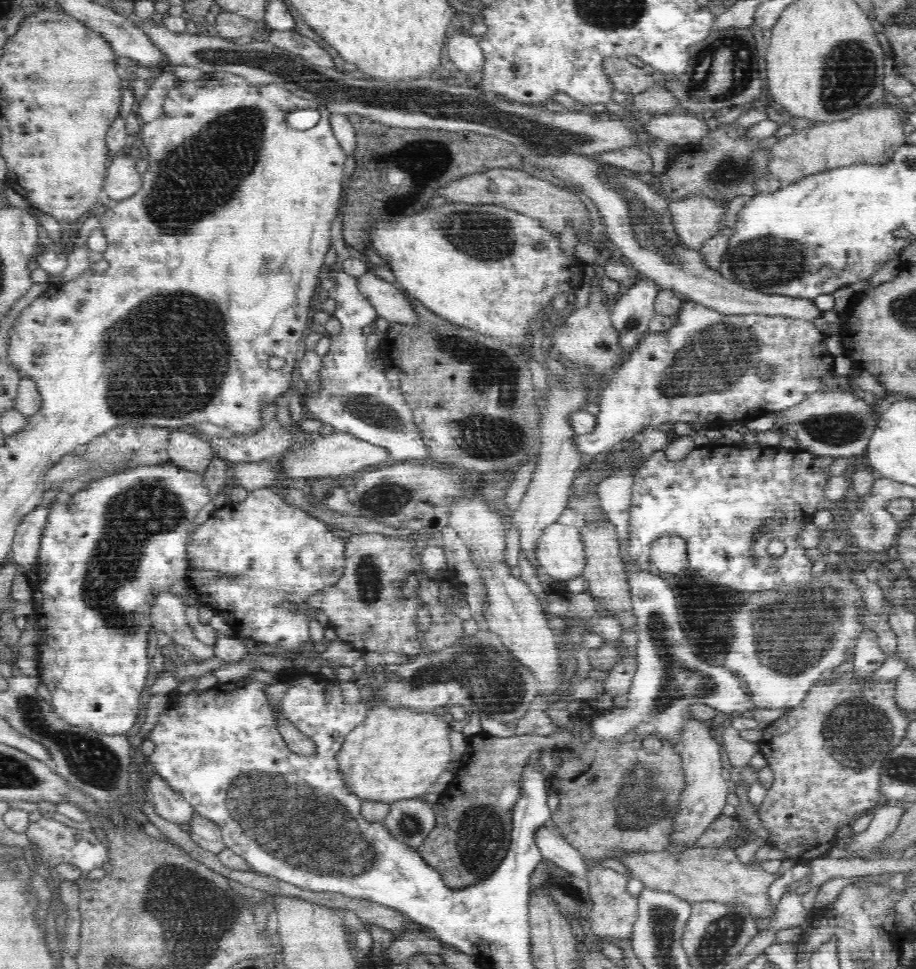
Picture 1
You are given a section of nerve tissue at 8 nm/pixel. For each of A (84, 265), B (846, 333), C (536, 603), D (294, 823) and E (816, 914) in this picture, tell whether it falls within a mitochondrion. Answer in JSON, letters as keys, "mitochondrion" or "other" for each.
{"A":"other","B":"other","C":"other","D":"mitochondrion","E":"other"}

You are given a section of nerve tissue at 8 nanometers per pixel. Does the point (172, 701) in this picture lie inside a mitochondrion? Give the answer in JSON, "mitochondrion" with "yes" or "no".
{"mitochondrion":"no"}

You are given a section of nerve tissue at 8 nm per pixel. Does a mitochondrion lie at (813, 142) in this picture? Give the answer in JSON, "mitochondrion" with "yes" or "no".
{"mitochondrion":"no"}

